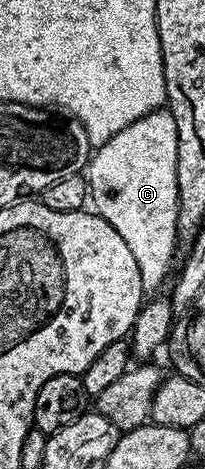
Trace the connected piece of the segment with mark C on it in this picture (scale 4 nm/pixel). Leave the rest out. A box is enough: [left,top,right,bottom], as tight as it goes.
[87,109,179,292]

